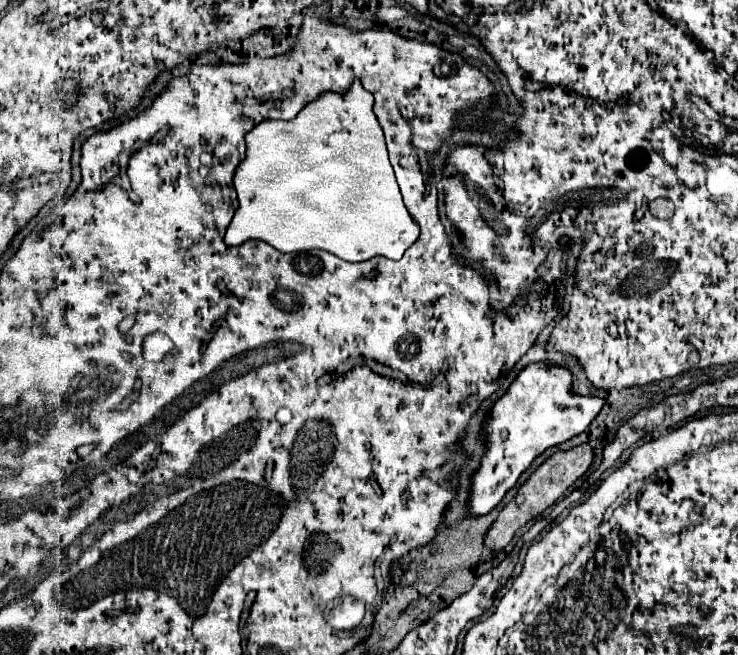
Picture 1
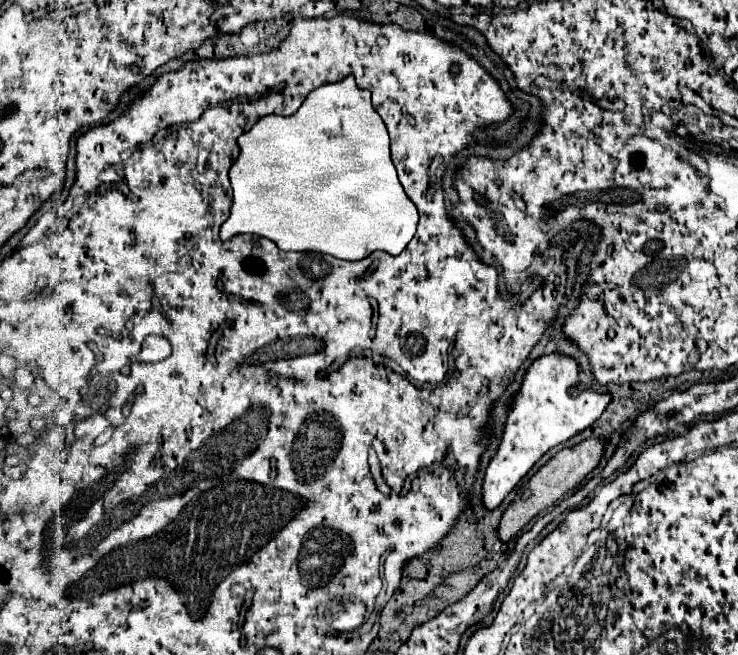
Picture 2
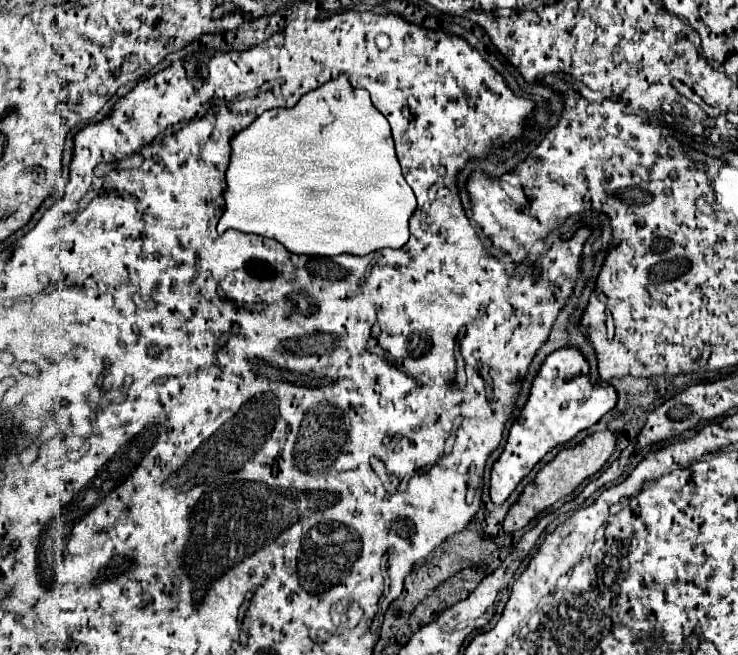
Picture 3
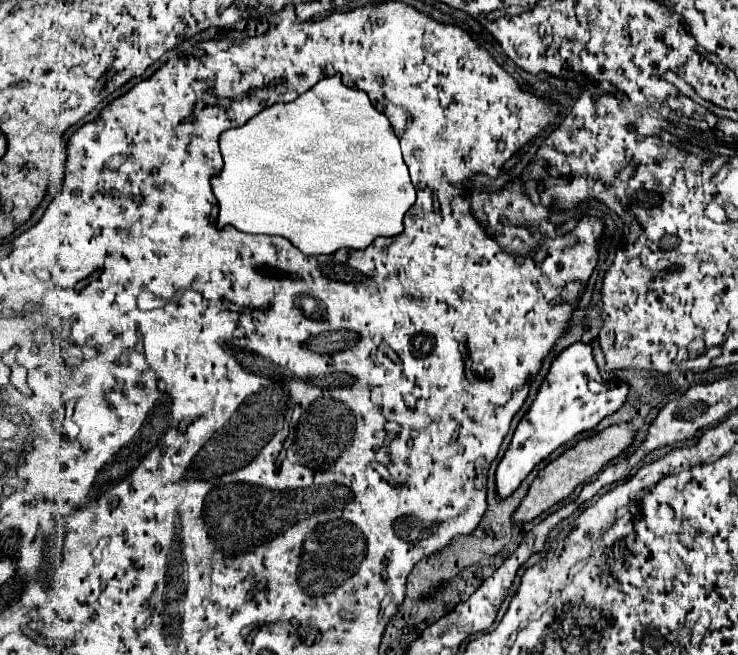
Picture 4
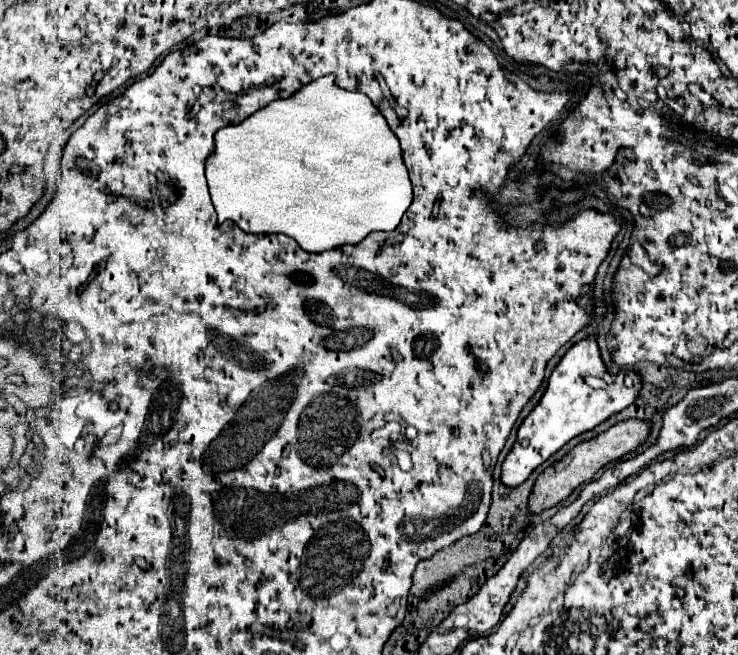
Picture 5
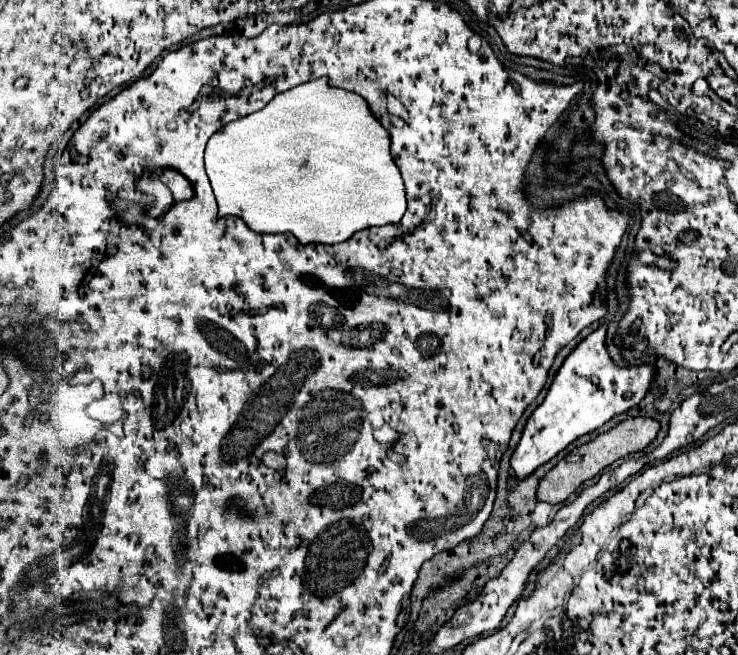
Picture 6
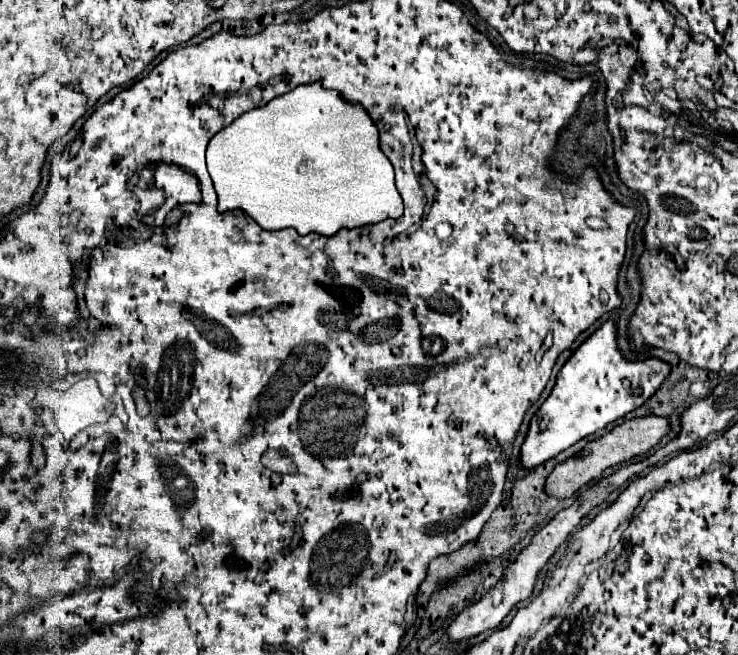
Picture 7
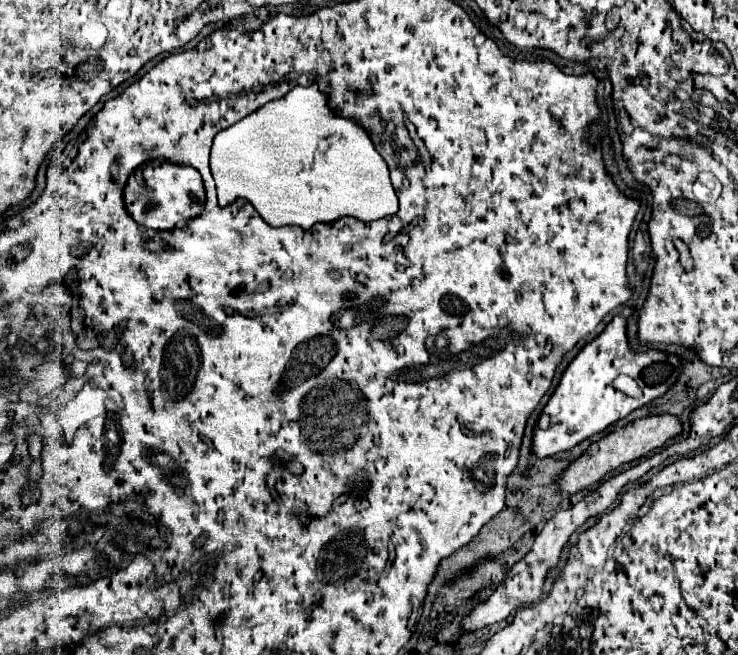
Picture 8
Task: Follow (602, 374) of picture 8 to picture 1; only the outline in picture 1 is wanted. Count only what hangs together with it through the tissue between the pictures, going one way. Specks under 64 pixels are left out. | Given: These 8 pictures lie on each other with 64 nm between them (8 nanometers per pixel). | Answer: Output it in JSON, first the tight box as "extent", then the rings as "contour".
{"extent":[468,362,604,516],"contour":[[[550,362],[526,366],[490,412],[486,422],[488,450],[472,480],[468,510],[476,516],[494,510],[504,494],[514,488],[522,472],[528,470],[534,458],[538,458],[544,450],[582,434],[598,416],[602,406],[604,400],[598,396],[572,394],[572,372],[568,368]]]}

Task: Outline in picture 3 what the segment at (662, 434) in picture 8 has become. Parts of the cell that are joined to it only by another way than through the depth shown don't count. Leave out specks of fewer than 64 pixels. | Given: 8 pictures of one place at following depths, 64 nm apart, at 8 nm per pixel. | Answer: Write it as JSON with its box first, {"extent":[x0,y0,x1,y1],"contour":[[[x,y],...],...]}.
{"extent":[504,430,618,532],"contour":[[[602,430],[596,432],[592,436],[586,436],[580,444],[572,446],[572,448],[564,448],[558,452],[558,456],[548,462],[538,474],[536,478],[524,488],[520,500],[510,508],[510,512],[506,514],[504,520],[504,530],[506,532],[516,532],[522,530],[524,526],[528,526],[542,510],[546,510],[548,506],[552,506],[554,502],[566,498],[568,494],[572,494],[586,478],[594,476],[596,472],[602,470],[602,466],[608,462],[608,458],[612,456],[612,452],[618,446],[618,432],[616,430]]]}

